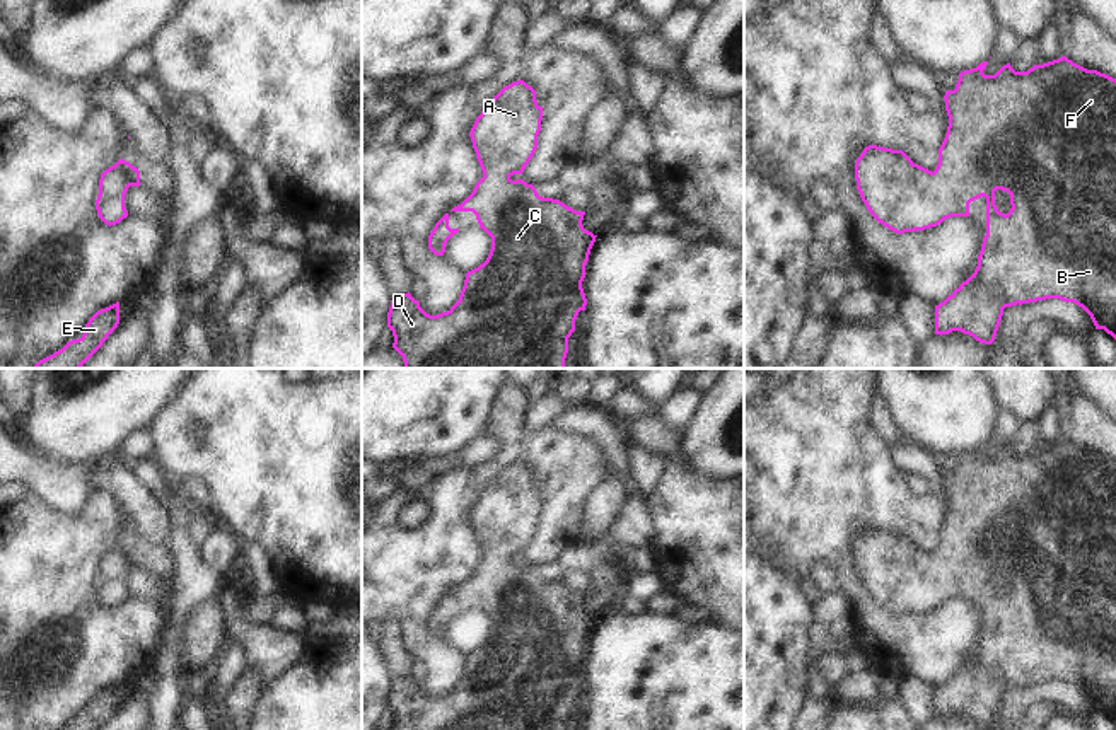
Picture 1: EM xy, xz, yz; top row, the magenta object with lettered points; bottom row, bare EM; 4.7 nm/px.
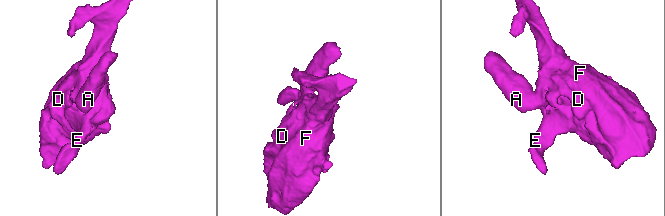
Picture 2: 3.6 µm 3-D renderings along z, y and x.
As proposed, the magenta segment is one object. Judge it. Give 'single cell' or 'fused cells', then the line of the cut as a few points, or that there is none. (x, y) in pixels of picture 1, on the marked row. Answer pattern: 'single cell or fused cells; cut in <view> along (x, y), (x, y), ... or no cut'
single cell; no cut

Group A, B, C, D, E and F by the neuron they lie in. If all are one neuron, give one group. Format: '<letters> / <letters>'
A B C D E F

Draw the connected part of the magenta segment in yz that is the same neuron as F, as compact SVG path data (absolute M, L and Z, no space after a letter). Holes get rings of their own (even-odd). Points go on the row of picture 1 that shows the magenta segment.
M1067 56L1027 72L1015 72L1007 63L995 75L985 75L986 65L961 72L956 89L945 90L949 126L935 171L915 164L903 150L869 145L855 162L860 198L870 215L896 234L937 227L950 217L969 217L969 203L986 198L986 235L978 266L935 305L935 334L961 331L991 345L1005 307L1060 298L1082 307L1096 329L1116 339L1116 78ZM997 189L1010 194L1007 215L995 205Z

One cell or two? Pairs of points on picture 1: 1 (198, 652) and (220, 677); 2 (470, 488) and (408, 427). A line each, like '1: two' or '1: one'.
1: two
2: two

